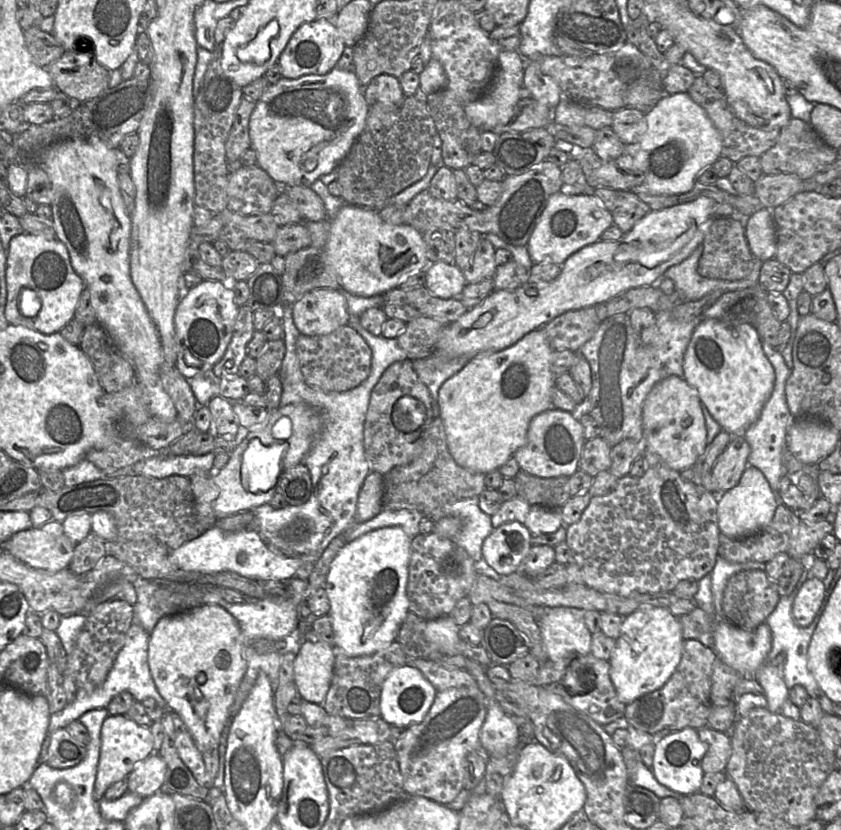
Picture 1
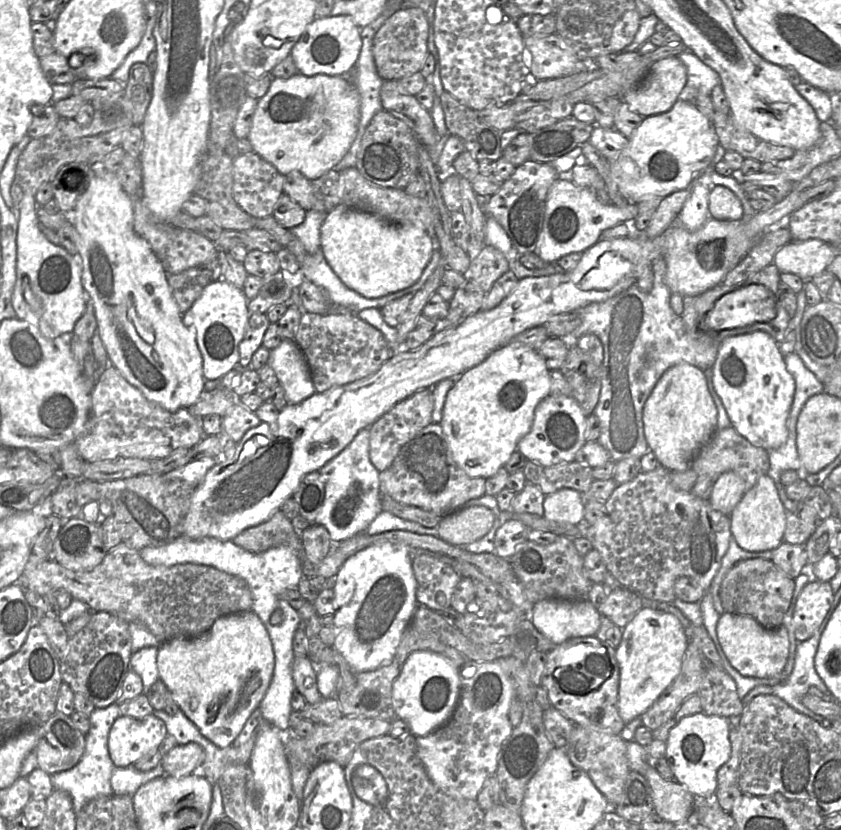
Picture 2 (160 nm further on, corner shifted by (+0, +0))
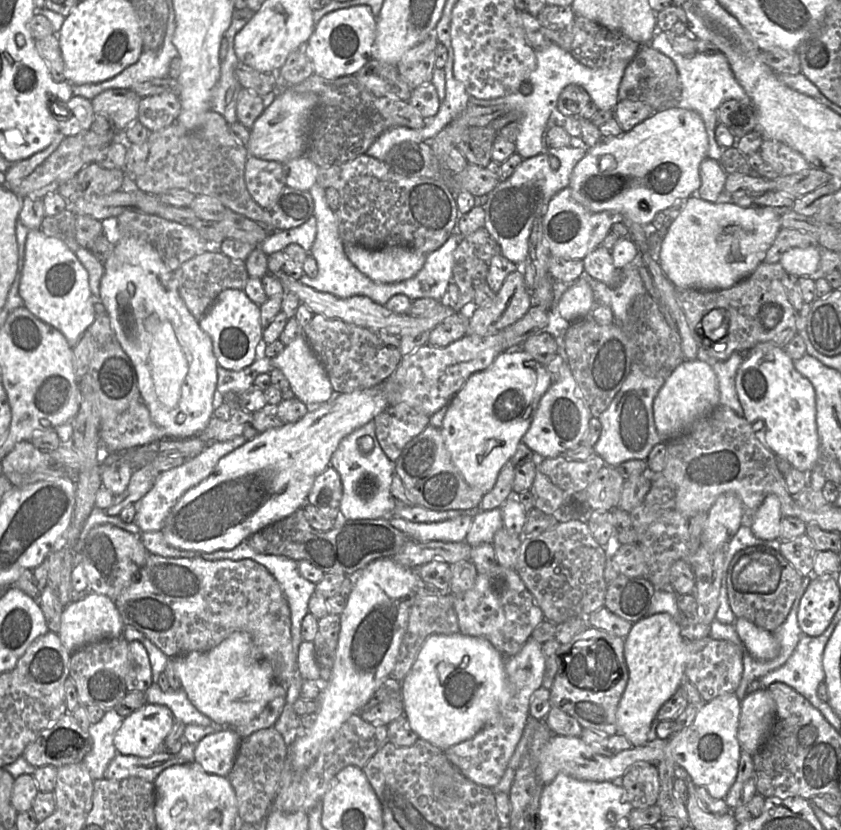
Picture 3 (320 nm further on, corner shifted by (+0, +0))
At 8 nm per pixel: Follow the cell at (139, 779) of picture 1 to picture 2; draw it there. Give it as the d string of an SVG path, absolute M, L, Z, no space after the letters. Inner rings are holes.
M196 742L176 745L163 755L161 765L168 776L180 778L195 774L195 770L204 762L203 747Z

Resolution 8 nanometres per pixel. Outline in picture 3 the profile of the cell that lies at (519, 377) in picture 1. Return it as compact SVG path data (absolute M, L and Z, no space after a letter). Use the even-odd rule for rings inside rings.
M523 349L500 353L485 370L472 374L447 406L440 430L455 467L464 480L484 494L494 487L499 472L517 450L533 420L538 403L552 385L545 367Z

